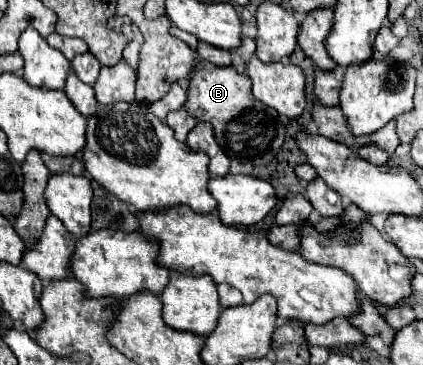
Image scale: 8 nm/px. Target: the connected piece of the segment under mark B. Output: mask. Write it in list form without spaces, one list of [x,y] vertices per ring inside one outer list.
[[[197,61],[187,85],[185,111],[197,121],[209,121],[213,125],[217,143],[229,159],[249,165],[267,165],[275,157],[273,139],[279,115],[253,97],[249,77],[237,73],[231,65],[217,67],[209,61]]]

